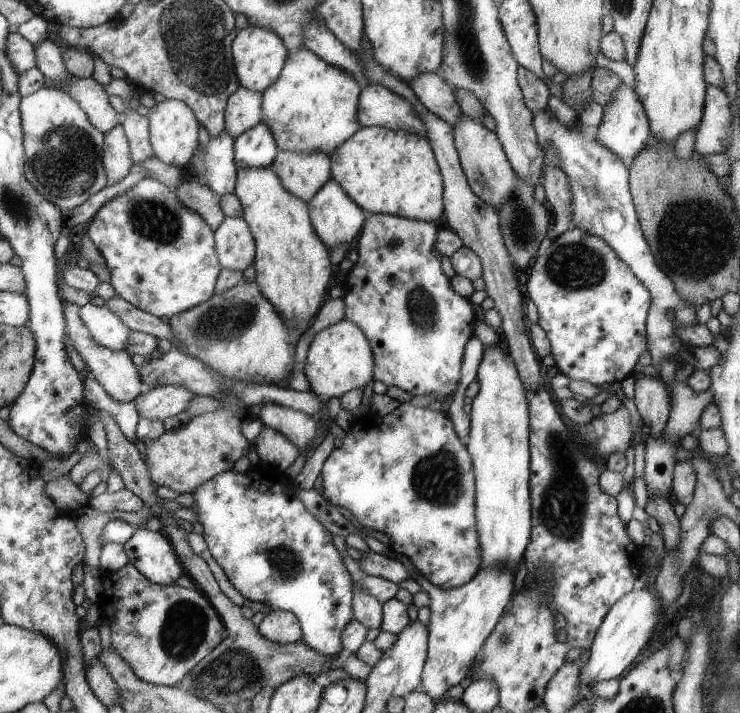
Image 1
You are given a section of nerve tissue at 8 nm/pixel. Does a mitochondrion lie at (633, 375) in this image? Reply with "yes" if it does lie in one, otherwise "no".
no

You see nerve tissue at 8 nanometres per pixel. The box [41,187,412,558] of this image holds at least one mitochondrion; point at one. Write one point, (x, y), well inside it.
(228, 321)

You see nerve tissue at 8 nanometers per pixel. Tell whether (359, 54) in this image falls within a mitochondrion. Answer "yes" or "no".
no

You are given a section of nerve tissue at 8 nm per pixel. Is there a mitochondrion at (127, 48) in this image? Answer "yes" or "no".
no

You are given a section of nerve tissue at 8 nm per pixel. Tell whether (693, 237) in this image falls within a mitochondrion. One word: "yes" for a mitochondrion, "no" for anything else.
yes

